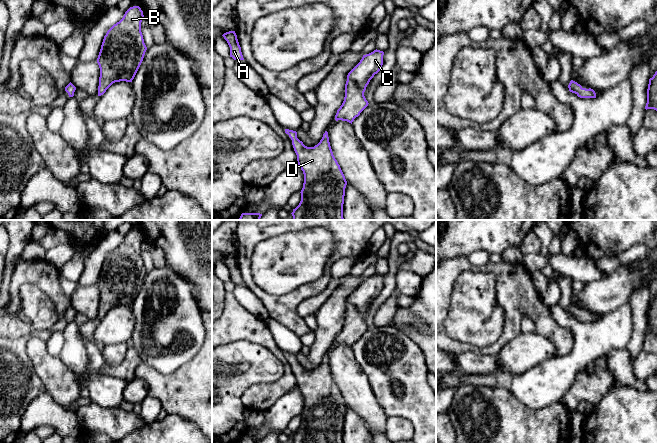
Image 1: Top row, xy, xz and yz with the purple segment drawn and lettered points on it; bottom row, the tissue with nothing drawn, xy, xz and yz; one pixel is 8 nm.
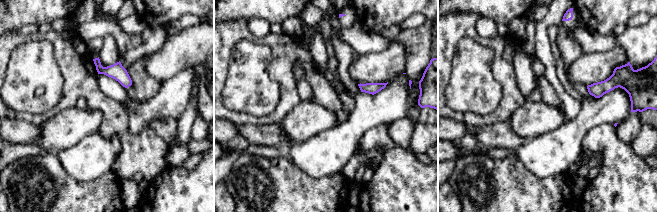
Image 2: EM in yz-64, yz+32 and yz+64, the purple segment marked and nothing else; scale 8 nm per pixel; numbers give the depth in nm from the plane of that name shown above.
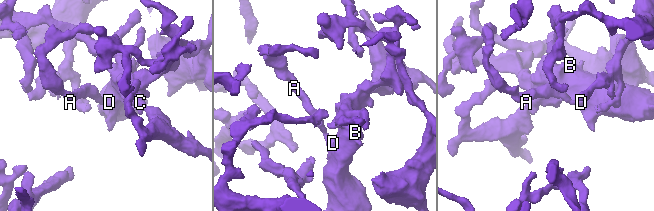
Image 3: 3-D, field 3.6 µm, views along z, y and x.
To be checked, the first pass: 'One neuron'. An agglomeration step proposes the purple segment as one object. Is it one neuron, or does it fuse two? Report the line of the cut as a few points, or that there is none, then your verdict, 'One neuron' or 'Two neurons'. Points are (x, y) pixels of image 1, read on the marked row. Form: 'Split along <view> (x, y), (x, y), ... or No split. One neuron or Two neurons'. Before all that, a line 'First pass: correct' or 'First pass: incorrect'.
First pass: correct
No split. One neuron

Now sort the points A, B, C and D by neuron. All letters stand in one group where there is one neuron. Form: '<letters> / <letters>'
A B C D

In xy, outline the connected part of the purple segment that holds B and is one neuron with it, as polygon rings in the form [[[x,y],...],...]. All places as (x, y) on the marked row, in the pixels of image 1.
[[[139,6],[130,7],[104,36],[97,58],[100,68],[98,96],[115,82],[132,82],[147,47],[141,32],[144,18]]]

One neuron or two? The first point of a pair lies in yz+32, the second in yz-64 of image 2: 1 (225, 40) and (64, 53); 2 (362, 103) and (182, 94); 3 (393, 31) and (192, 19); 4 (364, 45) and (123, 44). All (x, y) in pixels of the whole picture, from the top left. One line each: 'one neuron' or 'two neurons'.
1: one neuron
2: one neuron
3: two neurons
4: one neuron

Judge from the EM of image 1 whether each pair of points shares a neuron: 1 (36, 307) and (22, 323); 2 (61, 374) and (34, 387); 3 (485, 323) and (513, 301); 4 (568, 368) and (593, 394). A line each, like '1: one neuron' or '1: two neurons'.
1: one neuron
2: two neurons
3: two neurons
4: two neurons

